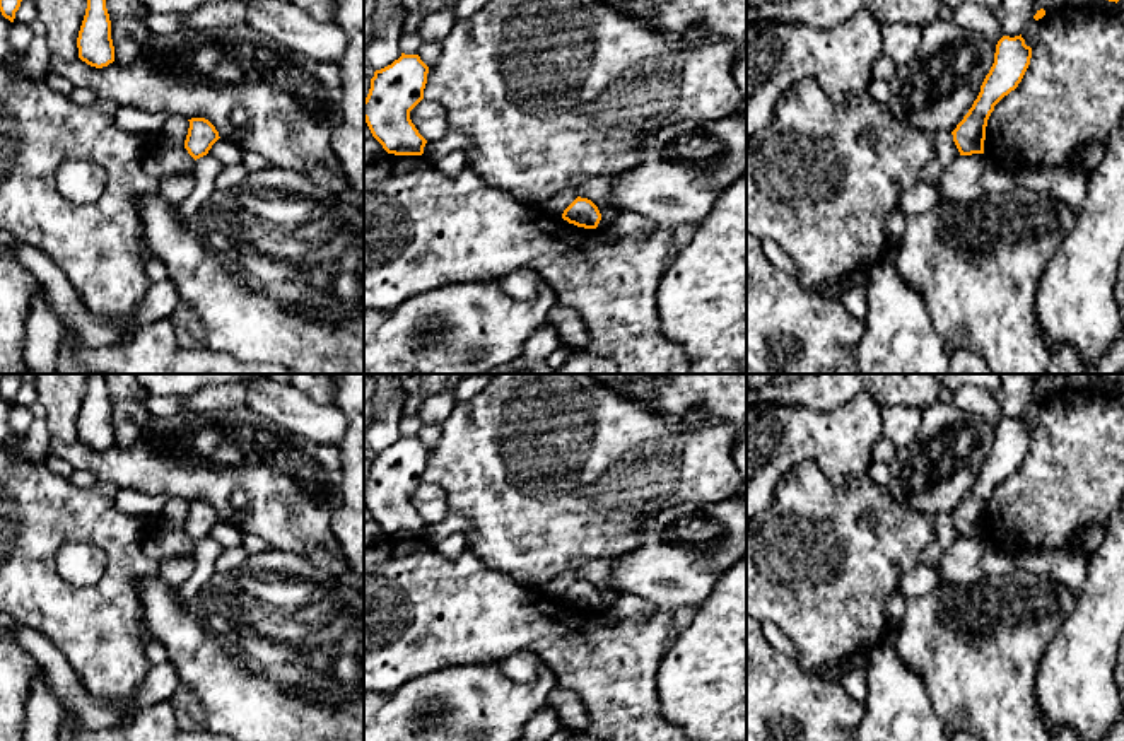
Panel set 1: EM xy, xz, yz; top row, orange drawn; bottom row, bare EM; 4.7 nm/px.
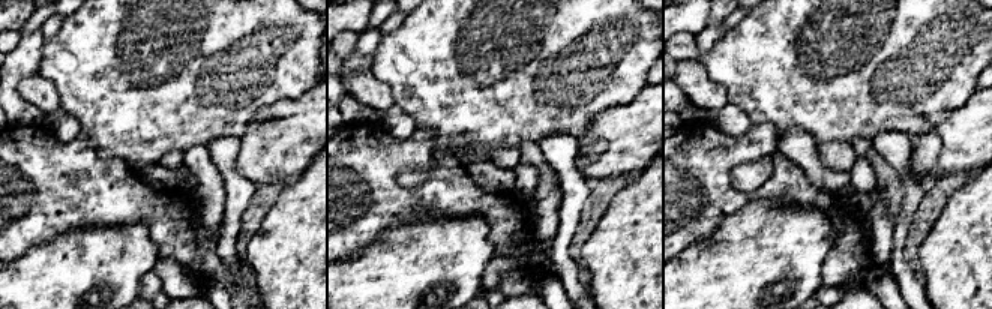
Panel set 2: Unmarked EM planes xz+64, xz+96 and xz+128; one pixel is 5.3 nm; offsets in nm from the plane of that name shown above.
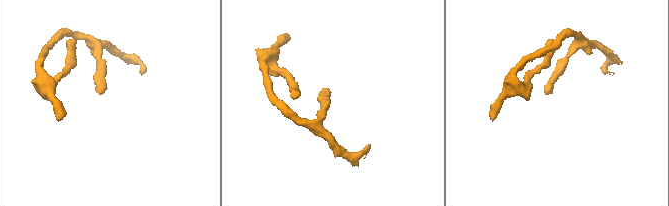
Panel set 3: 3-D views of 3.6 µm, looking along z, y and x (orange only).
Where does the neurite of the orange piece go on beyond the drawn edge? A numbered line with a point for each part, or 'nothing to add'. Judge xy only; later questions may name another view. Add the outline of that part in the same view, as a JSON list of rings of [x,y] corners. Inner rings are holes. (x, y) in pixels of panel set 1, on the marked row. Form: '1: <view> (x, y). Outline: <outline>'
nothing to add

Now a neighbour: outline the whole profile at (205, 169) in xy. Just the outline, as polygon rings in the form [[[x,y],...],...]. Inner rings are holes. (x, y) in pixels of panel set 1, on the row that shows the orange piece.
[[[210,154],[195,160],[191,171],[195,176],[195,190],[178,207],[183,215],[191,217],[202,210],[202,207],[208,201],[208,198],[215,191],[215,181],[220,171],[222,171],[222,164],[217,159],[214,159]]]

